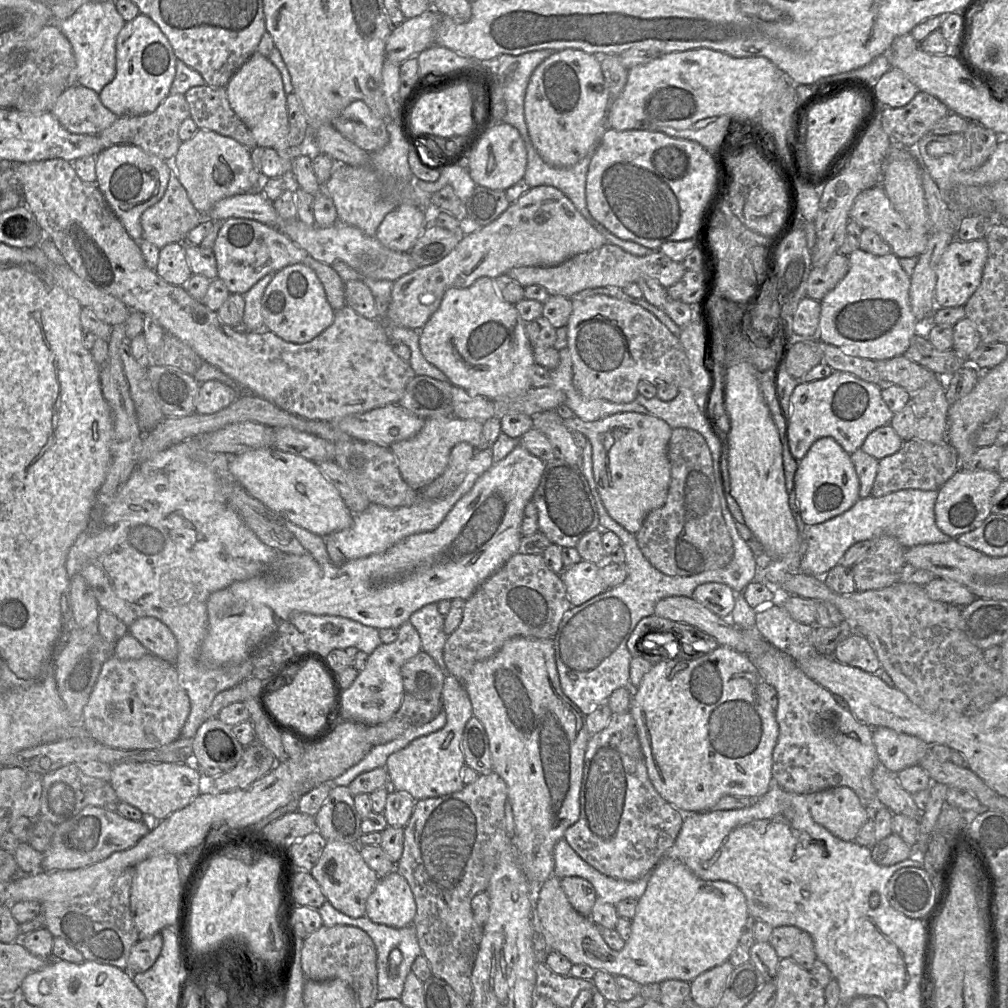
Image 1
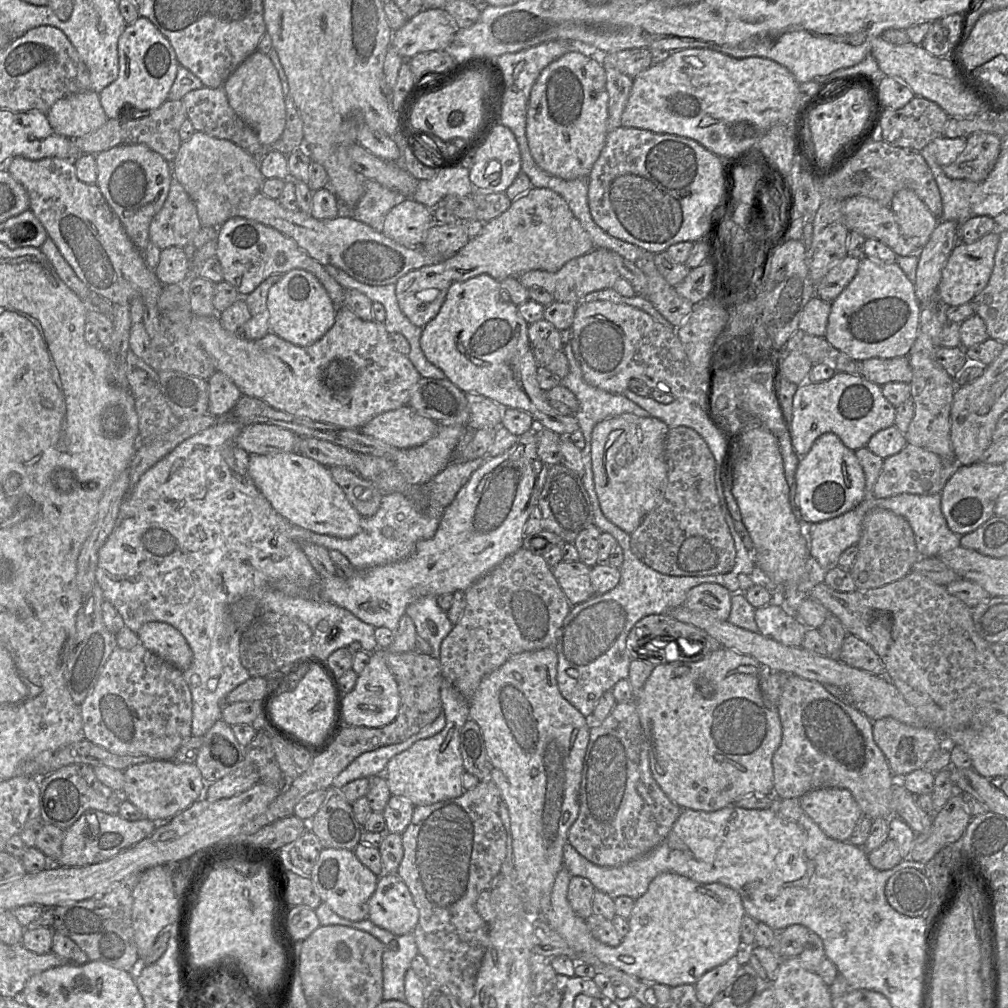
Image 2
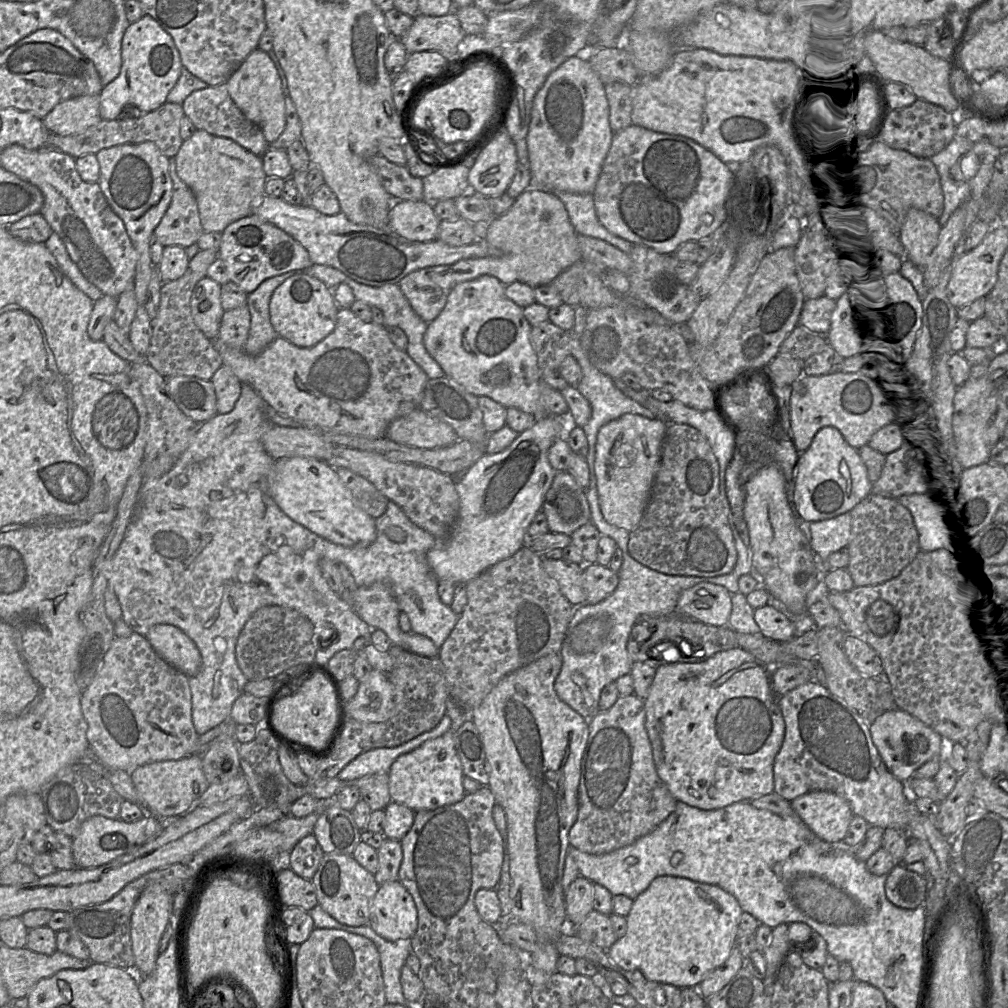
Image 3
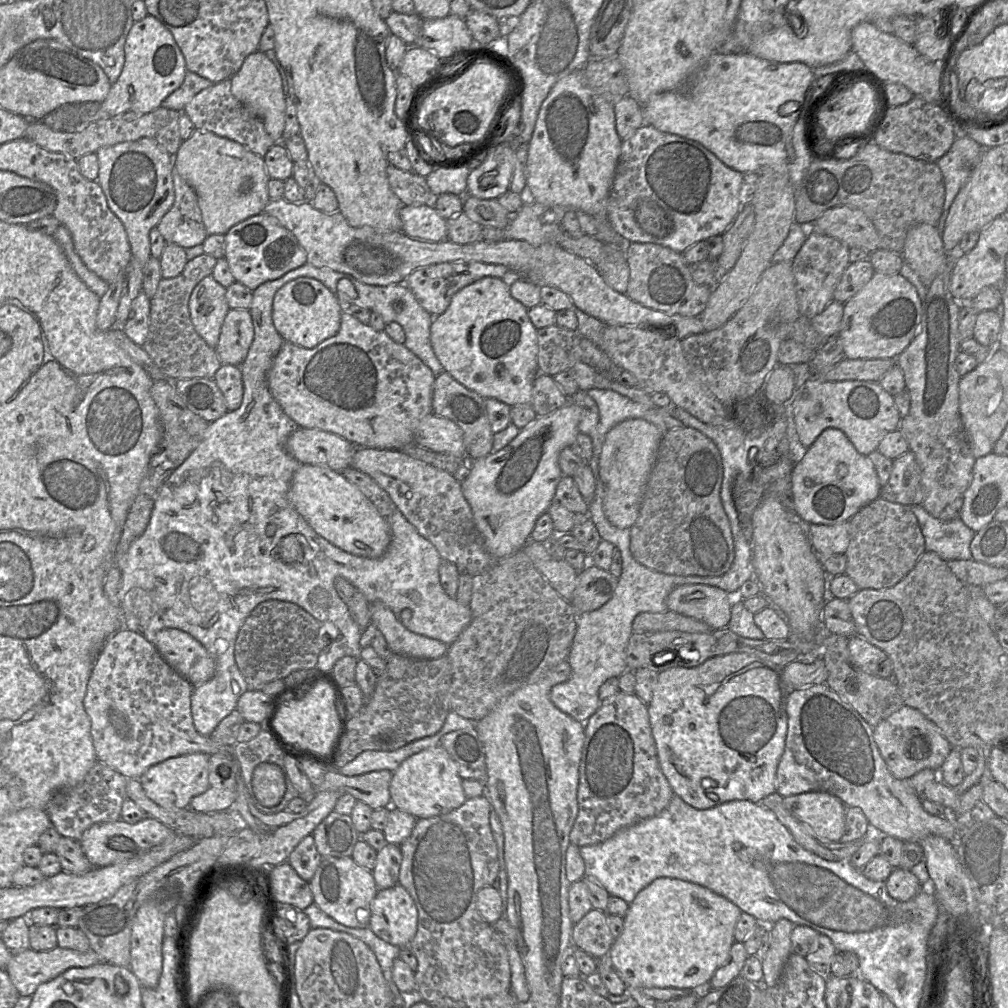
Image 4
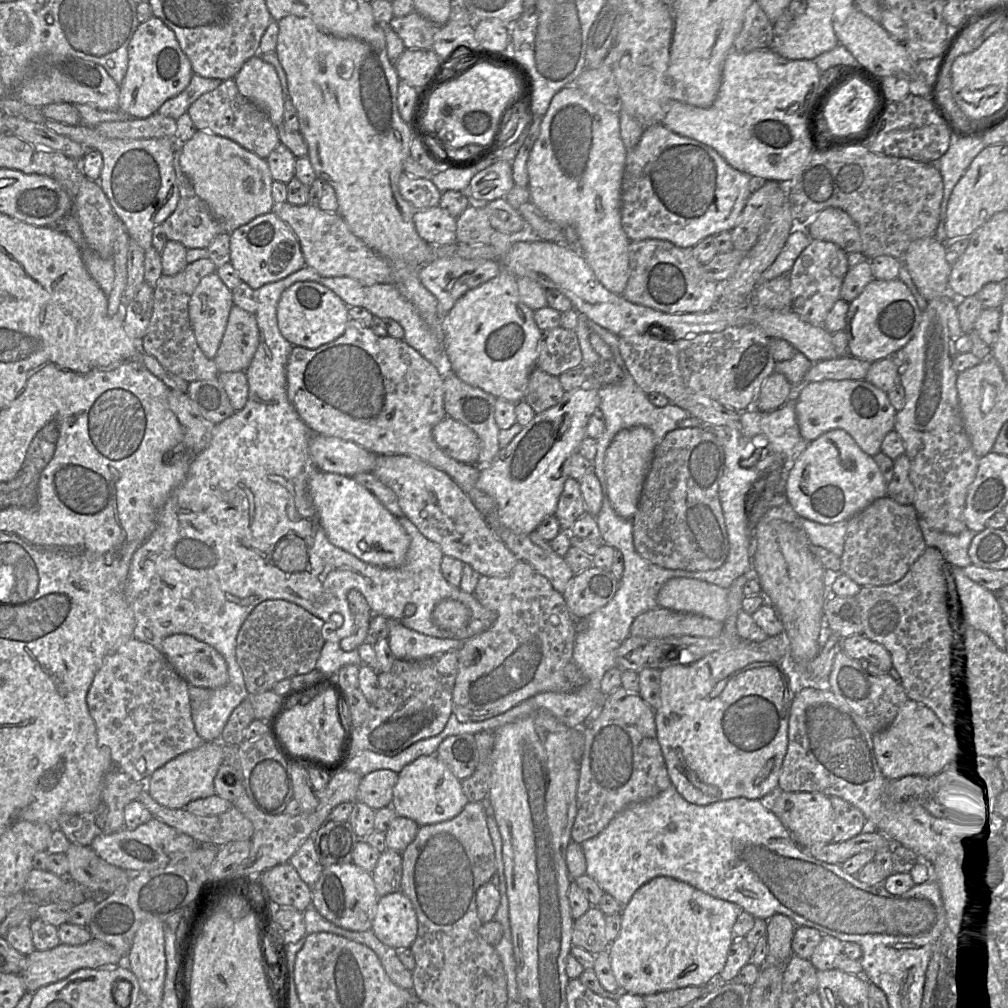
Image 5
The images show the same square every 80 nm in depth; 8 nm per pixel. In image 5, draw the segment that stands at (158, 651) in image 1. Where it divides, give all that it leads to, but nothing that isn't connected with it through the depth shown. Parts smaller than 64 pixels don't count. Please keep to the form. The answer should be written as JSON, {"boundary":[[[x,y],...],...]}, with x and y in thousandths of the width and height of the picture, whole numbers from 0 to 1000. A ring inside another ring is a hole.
{"boundary":[[[172,629],[161,636],[161,648],[187,679],[214,684],[226,678],[222,652],[208,640],[187,629]]]}

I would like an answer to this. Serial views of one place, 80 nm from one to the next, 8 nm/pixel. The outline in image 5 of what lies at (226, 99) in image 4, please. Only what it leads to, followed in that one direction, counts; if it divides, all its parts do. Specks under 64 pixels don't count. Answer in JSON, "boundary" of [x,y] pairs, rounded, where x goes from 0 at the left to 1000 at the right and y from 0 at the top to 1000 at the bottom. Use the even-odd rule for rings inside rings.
{"boundary":[[[231,78],[220,80],[212,89],[199,94],[187,107],[186,113],[195,129],[226,137],[263,159],[278,143],[276,129],[264,111],[243,97]]]}

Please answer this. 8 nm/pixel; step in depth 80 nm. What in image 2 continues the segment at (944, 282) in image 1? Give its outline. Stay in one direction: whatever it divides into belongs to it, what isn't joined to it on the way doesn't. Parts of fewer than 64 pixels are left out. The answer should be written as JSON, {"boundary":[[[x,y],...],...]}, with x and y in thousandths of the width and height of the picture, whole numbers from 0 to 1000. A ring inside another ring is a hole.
{"boundary":[[[986,228],[963,242],[951,240],[944,248],[935,269],[930,291],[941,304],[961,301],[979,283],[986,265],[991,228]]]}

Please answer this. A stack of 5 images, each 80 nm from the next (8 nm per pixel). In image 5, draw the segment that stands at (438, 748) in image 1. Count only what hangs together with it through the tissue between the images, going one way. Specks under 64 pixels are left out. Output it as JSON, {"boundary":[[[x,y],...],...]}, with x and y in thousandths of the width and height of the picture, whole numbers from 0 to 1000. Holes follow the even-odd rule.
{"boundary":[[[421,749],[396,766],[390,783],[389,801],[395,810],[409,813],[418,820],[449,813],[464,796],[457,775],[446,763],[433,749]]]}

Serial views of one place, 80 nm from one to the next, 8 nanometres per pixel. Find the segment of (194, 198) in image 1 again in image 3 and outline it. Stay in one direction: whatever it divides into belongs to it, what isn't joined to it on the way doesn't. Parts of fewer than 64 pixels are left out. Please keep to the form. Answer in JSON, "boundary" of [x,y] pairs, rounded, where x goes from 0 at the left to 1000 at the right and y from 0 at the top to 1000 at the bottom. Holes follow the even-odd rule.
{"boundary":[[[194,130],[174,155],[177,176],[193,193],[202,230],[218,230],[230,220],[251,212],[252,202],[263,193],[266,176],[261,169],[260,155],[252,154],[230,138]]]}

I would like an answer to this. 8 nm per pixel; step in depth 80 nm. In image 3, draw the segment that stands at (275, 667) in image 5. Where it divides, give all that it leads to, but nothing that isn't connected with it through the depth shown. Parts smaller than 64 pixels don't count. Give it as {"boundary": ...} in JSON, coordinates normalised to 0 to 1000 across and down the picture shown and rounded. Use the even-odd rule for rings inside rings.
{"boundary":[[[275,600],[256,604],[242,620],[234,638],[234,655],[247,676],[273,673],[283,665],[313,658],[313,644],[310,638],[312,620],[297,607]]]}

